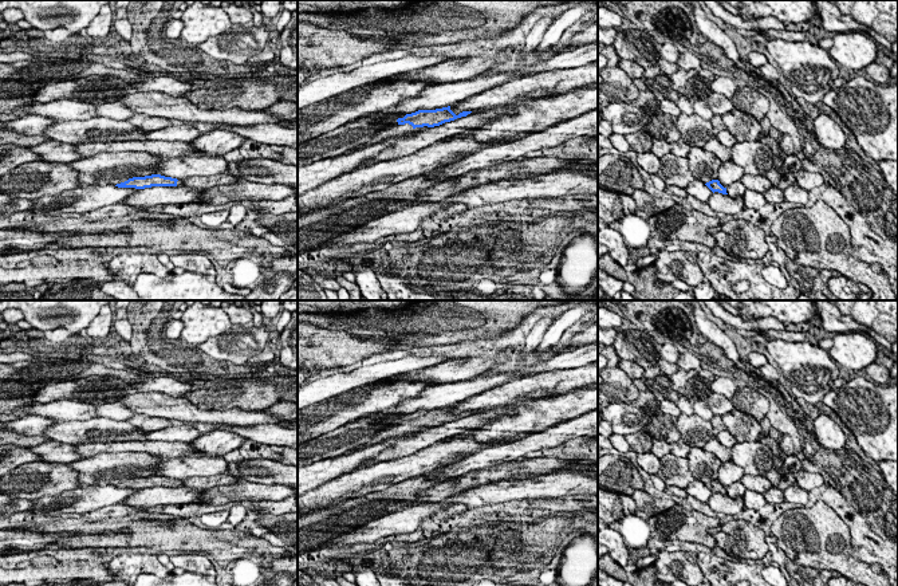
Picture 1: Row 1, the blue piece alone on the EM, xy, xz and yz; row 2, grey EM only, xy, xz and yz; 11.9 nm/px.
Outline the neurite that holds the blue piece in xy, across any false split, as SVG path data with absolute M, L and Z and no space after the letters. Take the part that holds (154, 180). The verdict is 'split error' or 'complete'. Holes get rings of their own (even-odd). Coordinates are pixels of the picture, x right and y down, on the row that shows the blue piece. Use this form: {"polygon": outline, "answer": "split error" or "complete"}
{"polygon": "M151 174L145 177L133 177L125 182L117 184L118 188L145 189L151 186L177 186L177 178L165 177L161 174Z", "answer": "complete"}

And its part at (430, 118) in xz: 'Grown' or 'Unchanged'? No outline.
Grown

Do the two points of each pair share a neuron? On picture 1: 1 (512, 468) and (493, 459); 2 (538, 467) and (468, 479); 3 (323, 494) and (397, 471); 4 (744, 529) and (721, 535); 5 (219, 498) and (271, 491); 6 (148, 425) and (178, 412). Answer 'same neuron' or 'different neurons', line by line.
1: different neurons
2: same neuron
3: same neuron
4: same neuron
5: same neuron
6: different neurons

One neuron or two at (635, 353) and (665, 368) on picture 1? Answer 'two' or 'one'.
two

